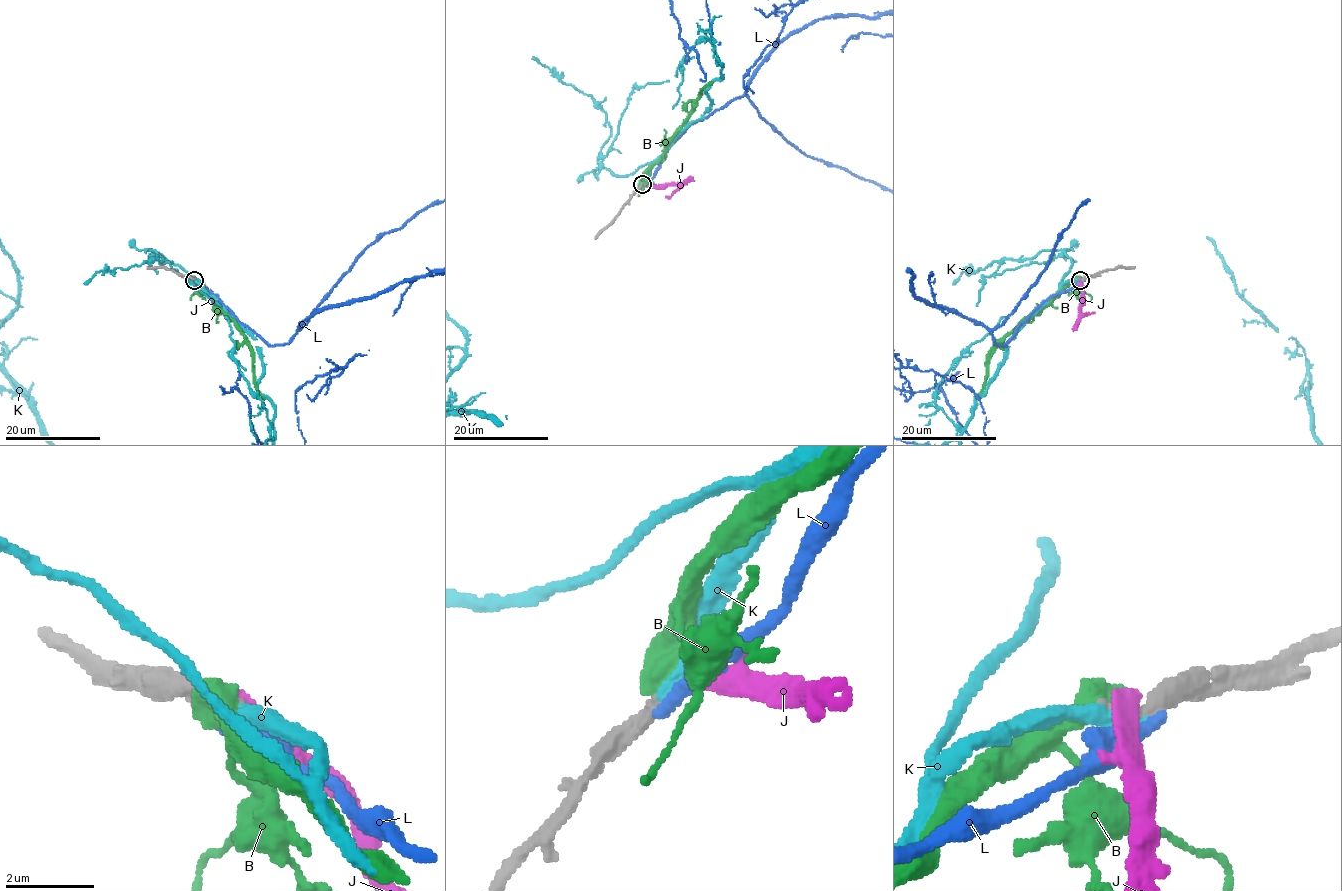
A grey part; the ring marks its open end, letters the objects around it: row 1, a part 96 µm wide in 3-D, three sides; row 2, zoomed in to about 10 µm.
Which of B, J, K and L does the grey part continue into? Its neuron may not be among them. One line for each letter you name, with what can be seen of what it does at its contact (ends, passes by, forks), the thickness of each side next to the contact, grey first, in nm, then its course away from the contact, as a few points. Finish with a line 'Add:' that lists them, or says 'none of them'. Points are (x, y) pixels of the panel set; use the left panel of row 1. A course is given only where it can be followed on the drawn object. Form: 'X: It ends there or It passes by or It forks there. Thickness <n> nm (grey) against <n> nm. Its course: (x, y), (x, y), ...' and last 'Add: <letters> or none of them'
K: It ends there. Thickness 360 nm (grey) against 300 nm
Add: K

